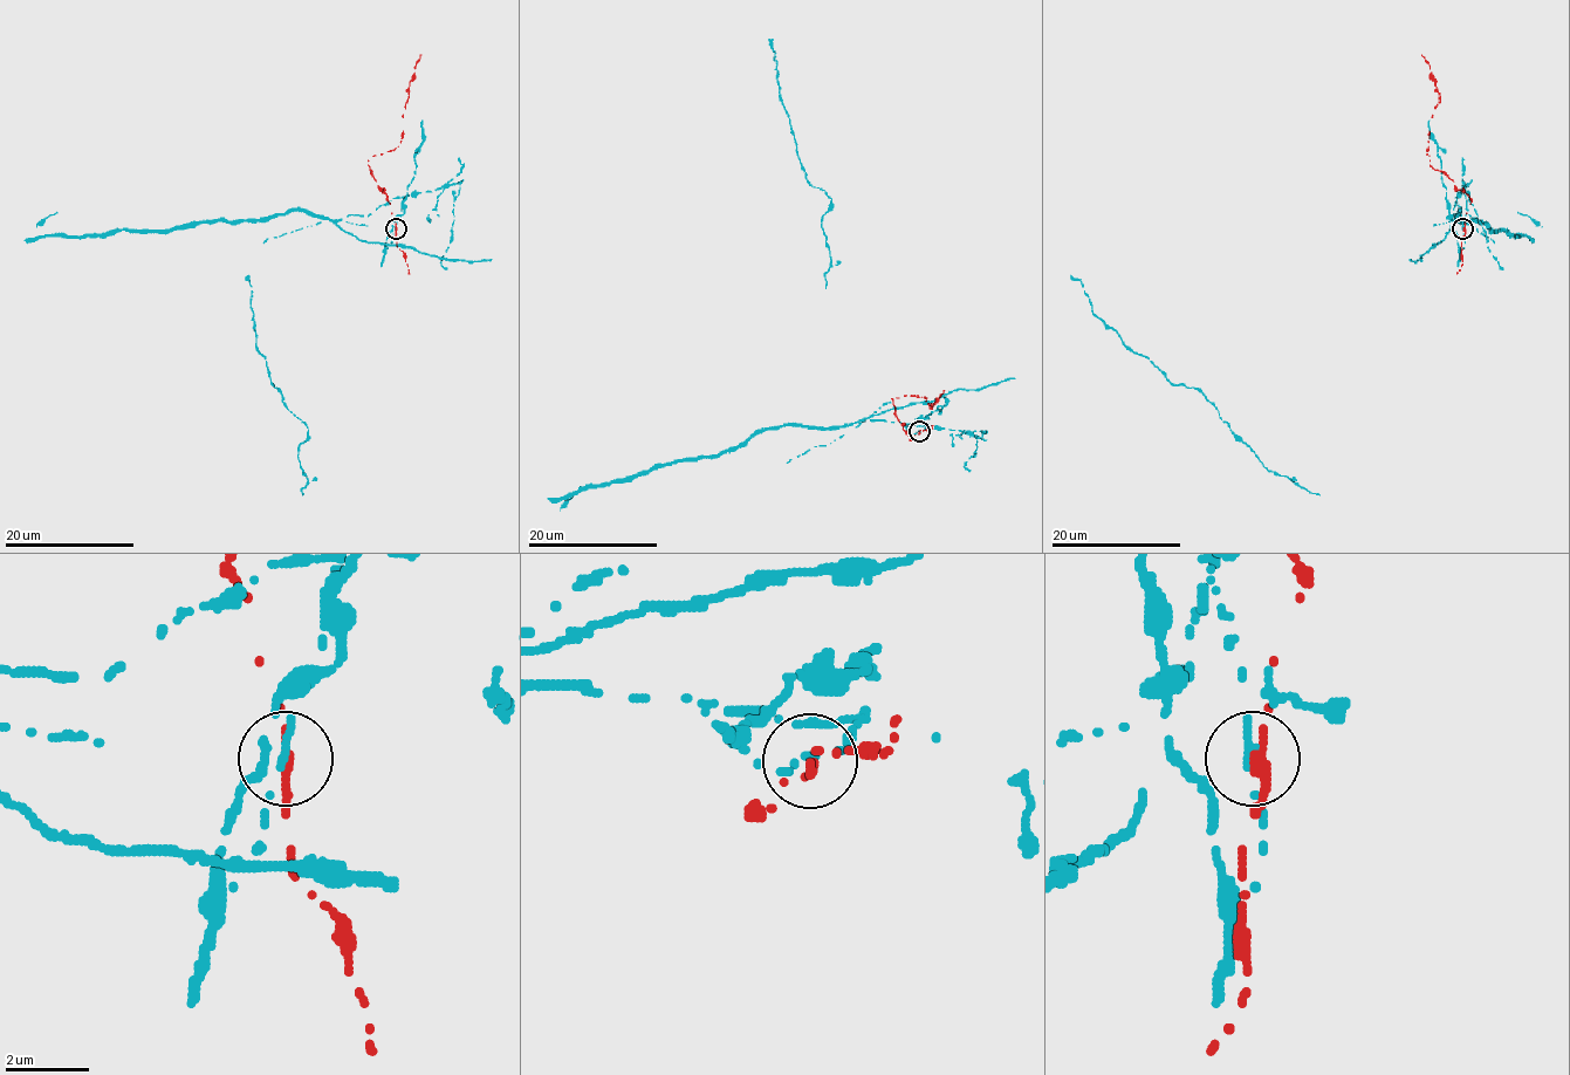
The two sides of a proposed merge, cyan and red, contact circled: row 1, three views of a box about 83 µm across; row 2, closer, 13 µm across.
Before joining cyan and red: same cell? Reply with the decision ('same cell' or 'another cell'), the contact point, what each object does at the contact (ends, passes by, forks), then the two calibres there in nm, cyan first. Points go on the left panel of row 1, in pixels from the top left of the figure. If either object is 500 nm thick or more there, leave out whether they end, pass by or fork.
another cell; at (396, 228); cyan ends there; red ends there; 180 nm thick on the cyan side, 320 nm on the other

